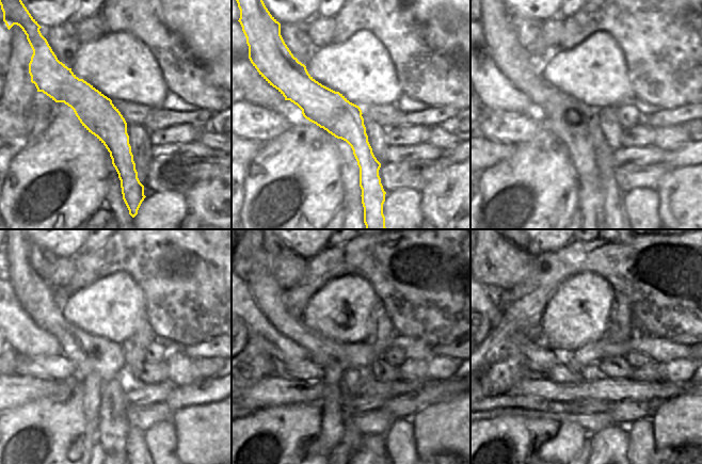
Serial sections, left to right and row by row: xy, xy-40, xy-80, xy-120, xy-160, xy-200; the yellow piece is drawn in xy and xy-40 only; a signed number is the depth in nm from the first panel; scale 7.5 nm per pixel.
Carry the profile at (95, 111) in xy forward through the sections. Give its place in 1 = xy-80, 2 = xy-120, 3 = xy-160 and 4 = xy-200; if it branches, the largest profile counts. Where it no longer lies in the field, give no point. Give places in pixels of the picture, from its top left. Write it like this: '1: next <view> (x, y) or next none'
1: next xy-80 (560, 110)
2: next xy-120 (98, 357)
3: next xy-160 (329, 354)
4: next xy-200 (568, 358)

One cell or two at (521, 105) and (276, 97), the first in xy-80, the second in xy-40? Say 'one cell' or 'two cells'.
one cell

